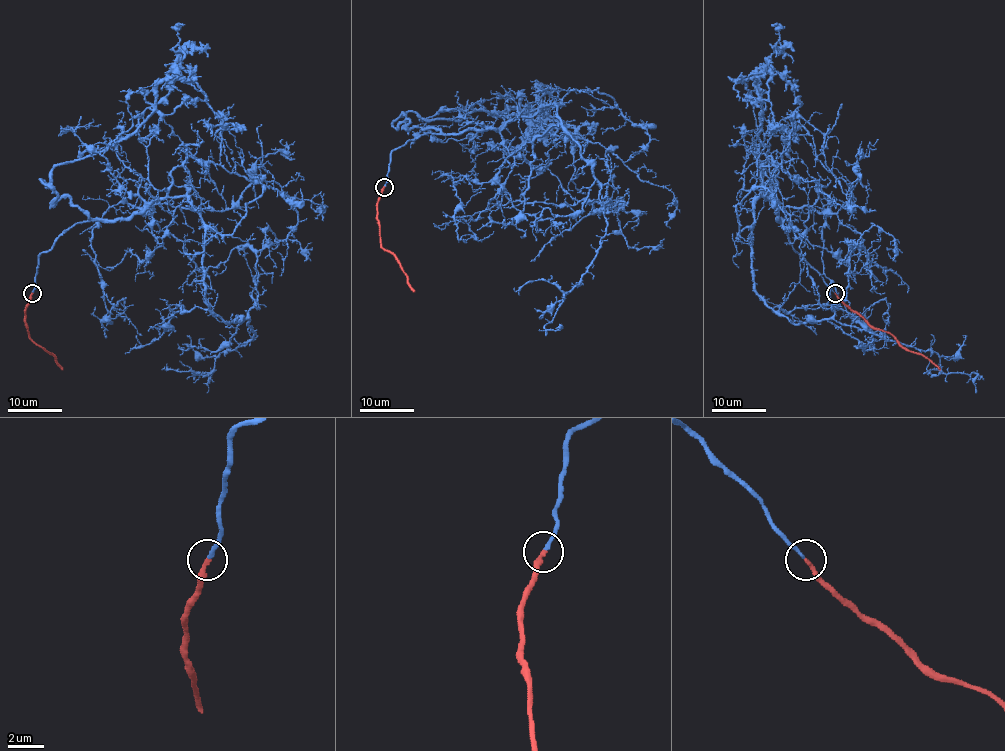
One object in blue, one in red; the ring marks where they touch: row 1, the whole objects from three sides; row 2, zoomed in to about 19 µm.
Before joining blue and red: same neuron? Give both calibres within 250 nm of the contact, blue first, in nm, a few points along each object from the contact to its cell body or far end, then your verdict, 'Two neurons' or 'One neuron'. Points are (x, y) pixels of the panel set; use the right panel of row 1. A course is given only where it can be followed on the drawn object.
Thickness 190 nm (blue) against 240 nm. Course of blue: (834, 292), (761, 197), (766, 303), (793, 323), (932, 350), (944, 373), (978, 374), (976, 392). Course of red: (835, 293), (870, 324), (892, 335), (905, 349), (930, 358), (940, 369). One neuron

